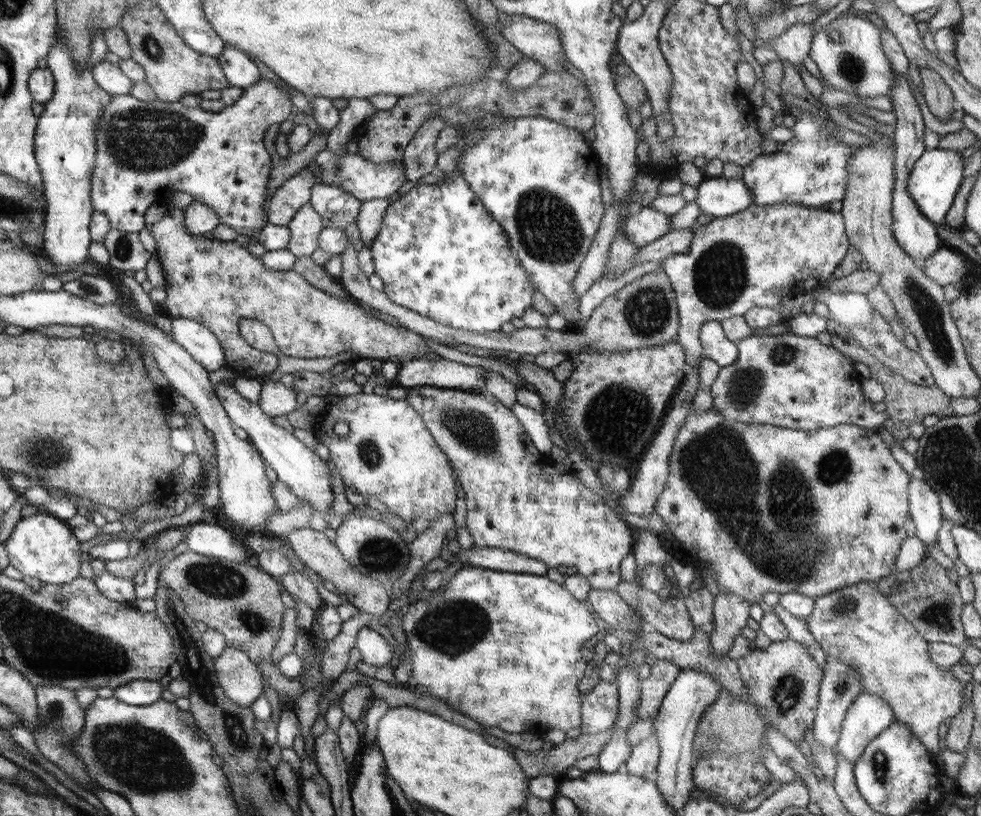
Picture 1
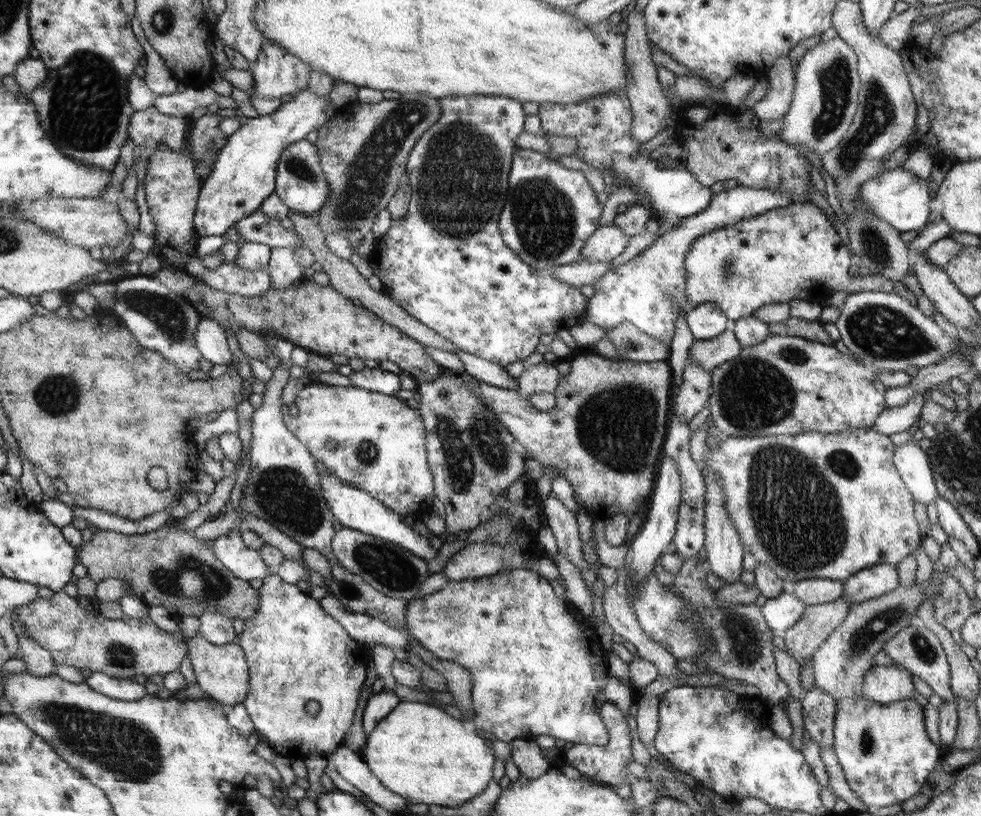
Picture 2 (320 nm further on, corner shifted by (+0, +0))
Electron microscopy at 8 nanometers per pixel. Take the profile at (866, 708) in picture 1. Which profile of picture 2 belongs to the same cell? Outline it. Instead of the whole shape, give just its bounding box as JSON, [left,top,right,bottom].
[861,665,916,704]

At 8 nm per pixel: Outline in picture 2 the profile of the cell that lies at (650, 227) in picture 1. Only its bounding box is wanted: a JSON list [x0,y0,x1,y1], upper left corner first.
[580,224,630,262]

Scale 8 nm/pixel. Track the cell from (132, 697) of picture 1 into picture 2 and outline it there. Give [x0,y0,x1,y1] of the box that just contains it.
[85,672,147,702]

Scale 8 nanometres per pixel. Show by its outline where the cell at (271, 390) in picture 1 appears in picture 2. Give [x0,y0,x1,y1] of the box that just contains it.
[284,383,437,516]

